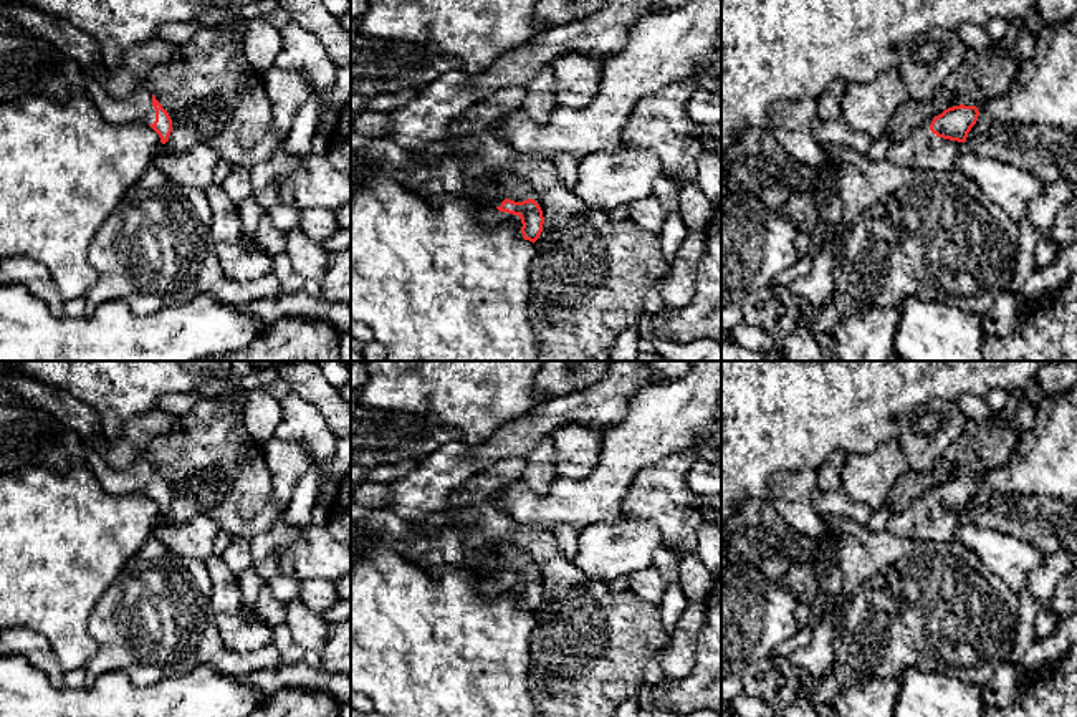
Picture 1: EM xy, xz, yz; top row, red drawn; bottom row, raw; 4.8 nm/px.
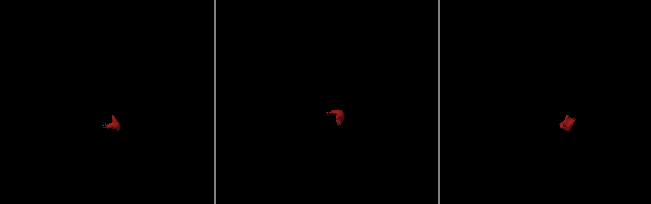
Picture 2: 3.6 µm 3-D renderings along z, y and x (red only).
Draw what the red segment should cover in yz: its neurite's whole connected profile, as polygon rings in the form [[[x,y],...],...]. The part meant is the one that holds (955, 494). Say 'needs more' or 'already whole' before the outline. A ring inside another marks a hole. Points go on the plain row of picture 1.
needs more; [[[953,477],[935,487],[928,500],[915,502],[903,512],[892,512],[887,530],[897,537],[948,541],[955,538],[960,513],[976,495],[979,482],[976,477]]]

